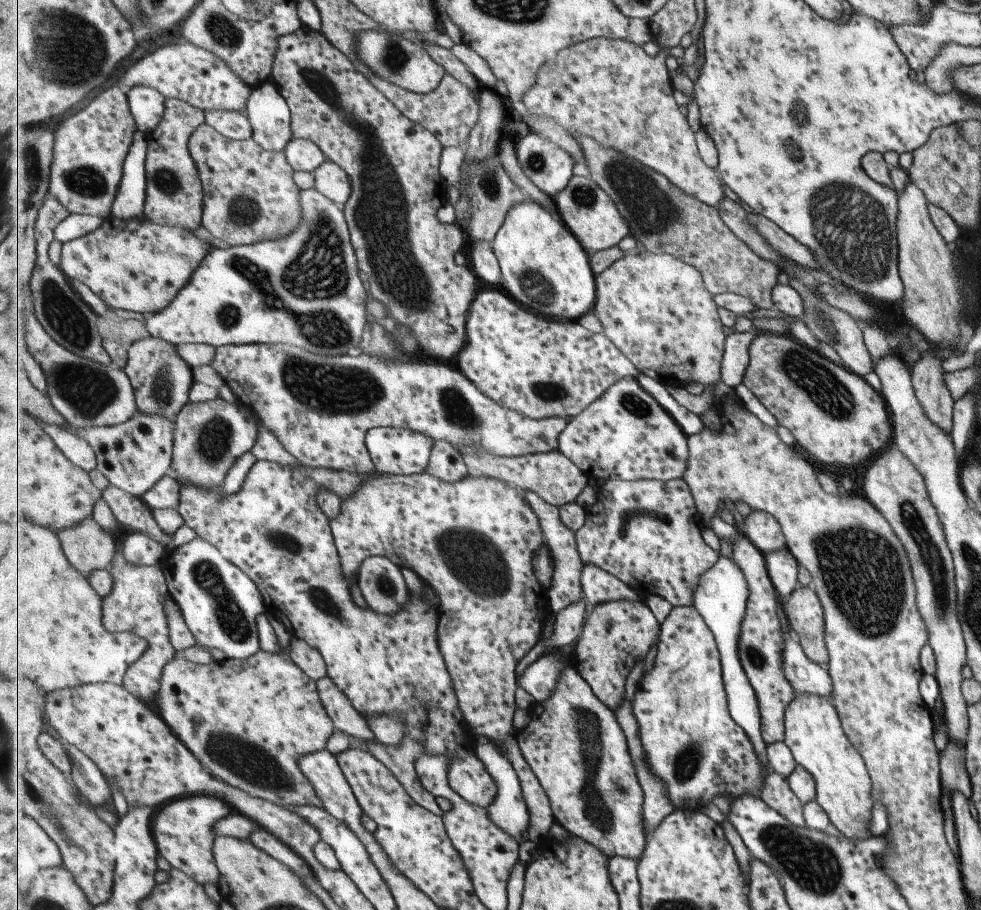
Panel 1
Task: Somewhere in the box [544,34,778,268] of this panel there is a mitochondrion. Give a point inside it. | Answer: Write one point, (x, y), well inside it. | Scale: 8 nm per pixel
(655, 212)

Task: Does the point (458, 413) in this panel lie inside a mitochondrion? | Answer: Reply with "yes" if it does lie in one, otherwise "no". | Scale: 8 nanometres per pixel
yes

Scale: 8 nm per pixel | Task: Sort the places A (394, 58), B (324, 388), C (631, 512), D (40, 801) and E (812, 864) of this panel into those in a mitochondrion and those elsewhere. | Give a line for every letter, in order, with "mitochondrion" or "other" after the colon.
A: mitochondrion
B: mitochondrion
C: mitochondrion
D: mitochondrion
E: mitochondrion

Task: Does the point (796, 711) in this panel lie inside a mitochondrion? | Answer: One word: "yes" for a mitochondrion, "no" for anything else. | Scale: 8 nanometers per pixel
no

